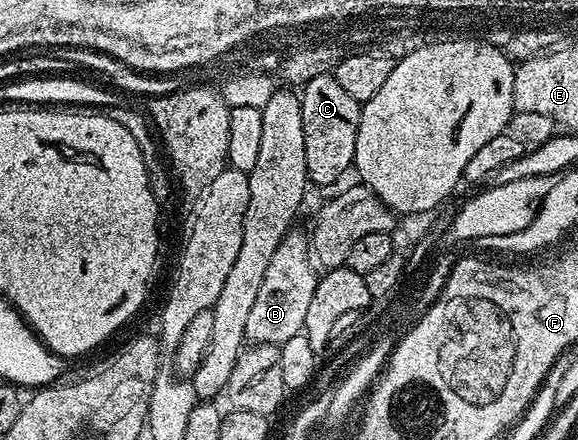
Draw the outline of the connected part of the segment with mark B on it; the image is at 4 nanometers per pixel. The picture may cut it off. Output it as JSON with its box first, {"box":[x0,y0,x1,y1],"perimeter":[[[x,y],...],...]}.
{"box":[246,228,319,347],"perimeter":[[[298,228],[291,229],[272,255],[268,272],[264,272],[264,280],[260,284],[260,292],[252,303],[252,312],[248,312],[246,342],[254,346],[281,347],[282,343],[292,340],[292,336],[303,333],[304,316],[312,300],[312,292],[316,292],[319,277],[312,261],[309,237],[305,233],[302,235]]]}

